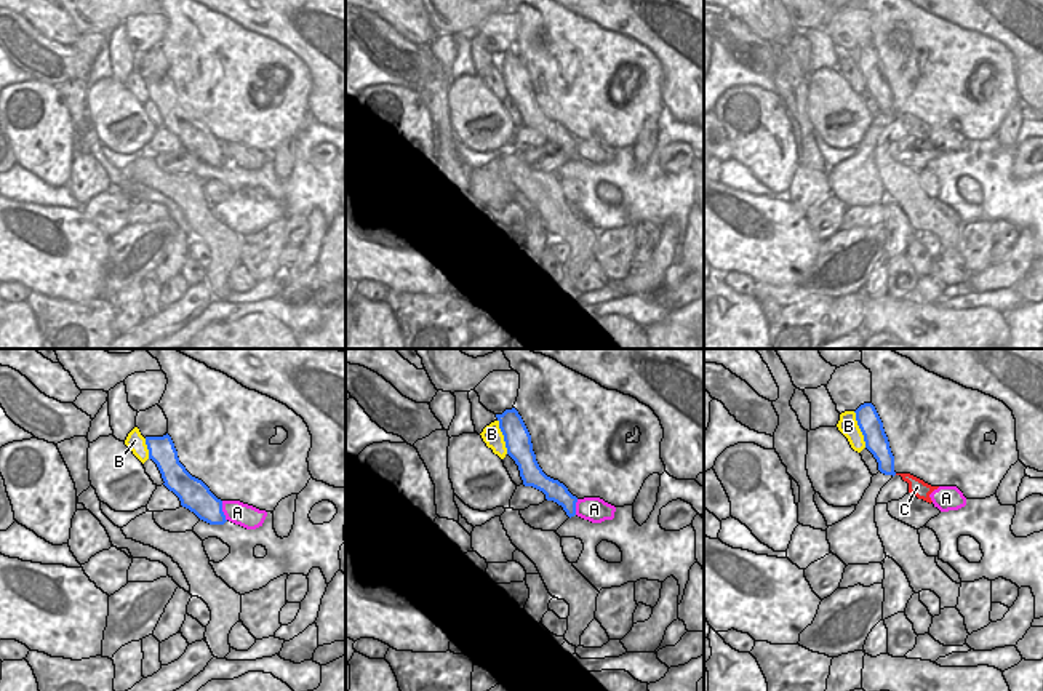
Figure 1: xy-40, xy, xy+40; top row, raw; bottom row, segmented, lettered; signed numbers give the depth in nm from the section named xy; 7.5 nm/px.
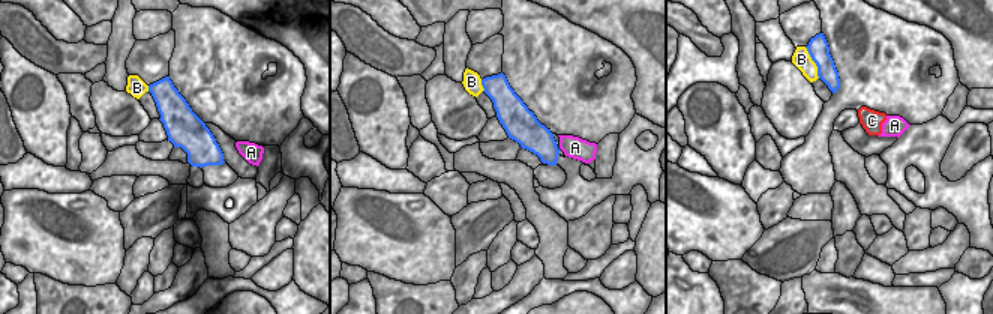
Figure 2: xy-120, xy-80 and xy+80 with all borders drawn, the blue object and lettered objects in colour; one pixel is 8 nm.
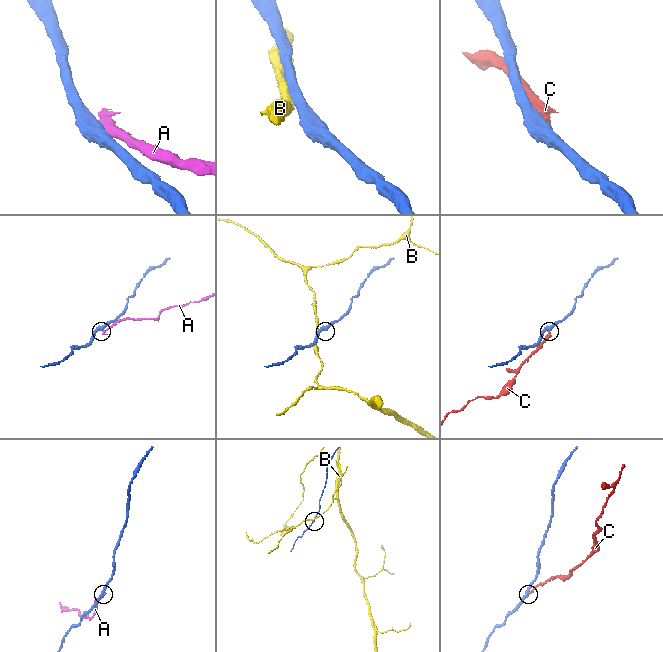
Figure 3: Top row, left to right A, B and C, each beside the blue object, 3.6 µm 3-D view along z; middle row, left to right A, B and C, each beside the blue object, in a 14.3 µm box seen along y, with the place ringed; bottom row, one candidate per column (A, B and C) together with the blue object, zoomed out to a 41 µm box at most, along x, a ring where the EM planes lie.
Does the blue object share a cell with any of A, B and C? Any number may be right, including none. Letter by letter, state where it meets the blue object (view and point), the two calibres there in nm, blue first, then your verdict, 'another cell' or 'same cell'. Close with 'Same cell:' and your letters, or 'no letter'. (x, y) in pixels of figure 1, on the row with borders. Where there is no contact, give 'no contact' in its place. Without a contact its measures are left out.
A: xy-40 (221, 511) | 240/170 nm | another cell
B: xy+40 (859, 427) | 170/150 nm | another cell
C: no contact | another cell
Same cell: no letter

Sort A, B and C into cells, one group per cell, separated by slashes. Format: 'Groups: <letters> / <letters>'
Groups: A C / B.

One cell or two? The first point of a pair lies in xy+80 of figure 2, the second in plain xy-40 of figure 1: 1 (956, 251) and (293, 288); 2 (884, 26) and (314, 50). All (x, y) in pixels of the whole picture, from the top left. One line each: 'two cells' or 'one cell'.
1: two cells
2: two cells

